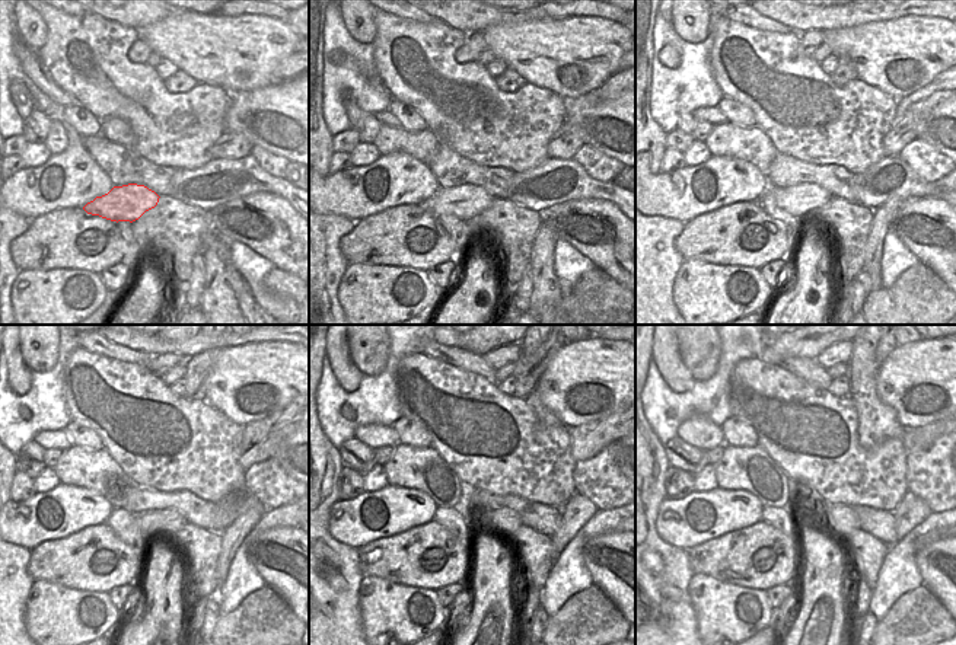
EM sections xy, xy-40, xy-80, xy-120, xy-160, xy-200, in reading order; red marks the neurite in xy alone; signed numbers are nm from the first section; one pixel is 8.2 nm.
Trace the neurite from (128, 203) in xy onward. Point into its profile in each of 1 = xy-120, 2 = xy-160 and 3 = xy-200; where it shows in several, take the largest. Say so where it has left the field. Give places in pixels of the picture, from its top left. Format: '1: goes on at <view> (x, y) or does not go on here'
1: goes on at xy-120 (156, 524)
2: goes on at xy-160 (496, 521)
3: goes on at xy-200 (838, 519)

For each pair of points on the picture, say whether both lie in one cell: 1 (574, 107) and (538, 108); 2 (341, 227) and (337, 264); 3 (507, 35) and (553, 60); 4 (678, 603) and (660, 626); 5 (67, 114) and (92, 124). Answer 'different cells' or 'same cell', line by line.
1: different cells
2: same cell
3: same cell
4: same cell
5: same cell

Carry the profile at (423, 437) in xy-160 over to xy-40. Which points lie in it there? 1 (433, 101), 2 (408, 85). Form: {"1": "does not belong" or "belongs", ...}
{"1": "does not belong", "2": "does not belong"}

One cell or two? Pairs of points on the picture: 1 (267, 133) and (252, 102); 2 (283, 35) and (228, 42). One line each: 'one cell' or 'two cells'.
1: one cell
2: one cell

